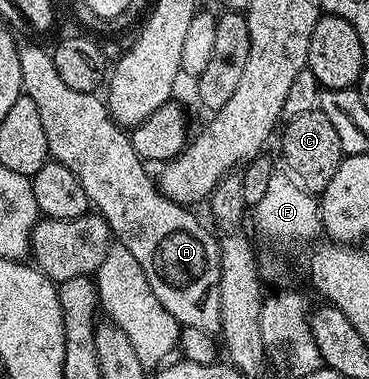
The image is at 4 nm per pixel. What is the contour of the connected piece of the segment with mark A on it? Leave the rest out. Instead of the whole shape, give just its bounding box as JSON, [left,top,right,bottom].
[19,44,221,334]

